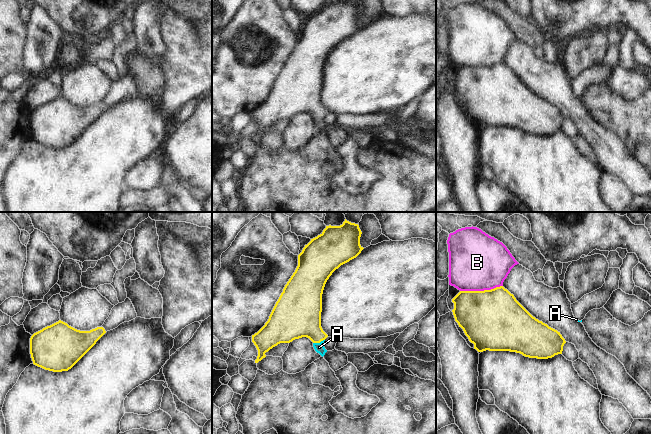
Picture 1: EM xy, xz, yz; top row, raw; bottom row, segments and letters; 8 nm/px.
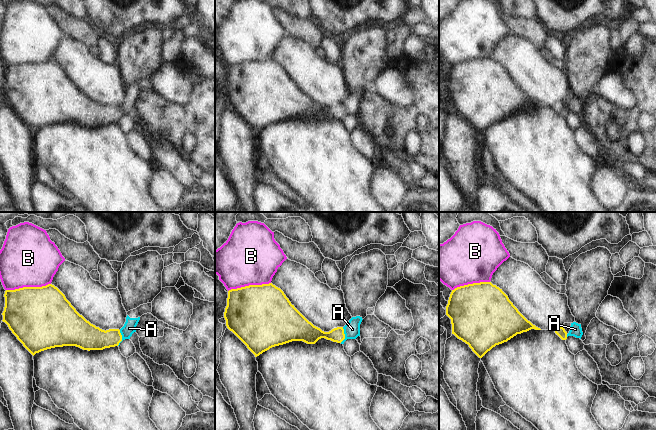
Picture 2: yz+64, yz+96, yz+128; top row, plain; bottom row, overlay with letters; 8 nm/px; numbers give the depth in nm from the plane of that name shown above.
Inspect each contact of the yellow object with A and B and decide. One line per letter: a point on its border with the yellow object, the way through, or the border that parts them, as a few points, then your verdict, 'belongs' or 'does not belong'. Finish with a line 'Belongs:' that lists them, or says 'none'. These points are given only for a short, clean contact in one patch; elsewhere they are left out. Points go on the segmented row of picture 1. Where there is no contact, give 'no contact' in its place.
A: meets yellow in xz at (318, 342); runs through xz (300, 317), (317, 335), (318, 342), (319, 347); belongs
B: meets yellow in yz at (481, 291); does not belong
Belongs: A

